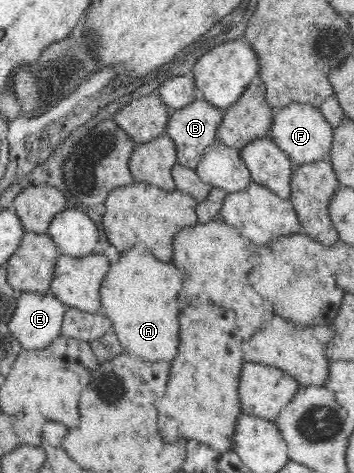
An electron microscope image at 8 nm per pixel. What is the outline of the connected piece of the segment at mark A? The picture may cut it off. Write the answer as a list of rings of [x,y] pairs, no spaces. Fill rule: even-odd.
[[[141,245],[133,247],[131,250],[125,250],[120,253],[119,259],[112,262],[103,277],[103,283],[99,287],[99,297],[102,304],[102,310],[107,318],[111,320],[112,331],[117,336],[125,352],[139,356],[145,361],[168,361],[175,359],[179,353],[179,305],[177,305],[177,295],[169,289],[169,283],[165,285],[167,277],[165,273],[171,271],[181,273],[175,265],[161,263],[155,259],[155,255],[147,247]]]

